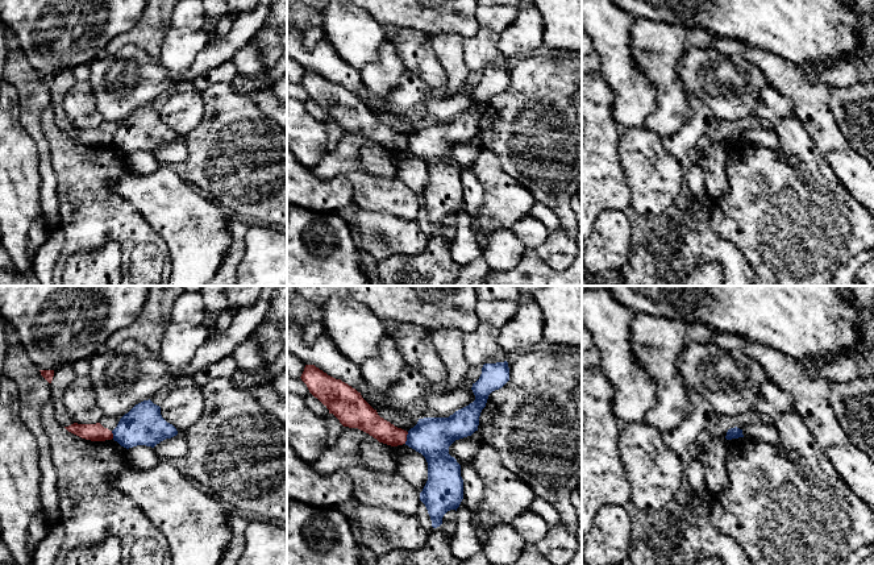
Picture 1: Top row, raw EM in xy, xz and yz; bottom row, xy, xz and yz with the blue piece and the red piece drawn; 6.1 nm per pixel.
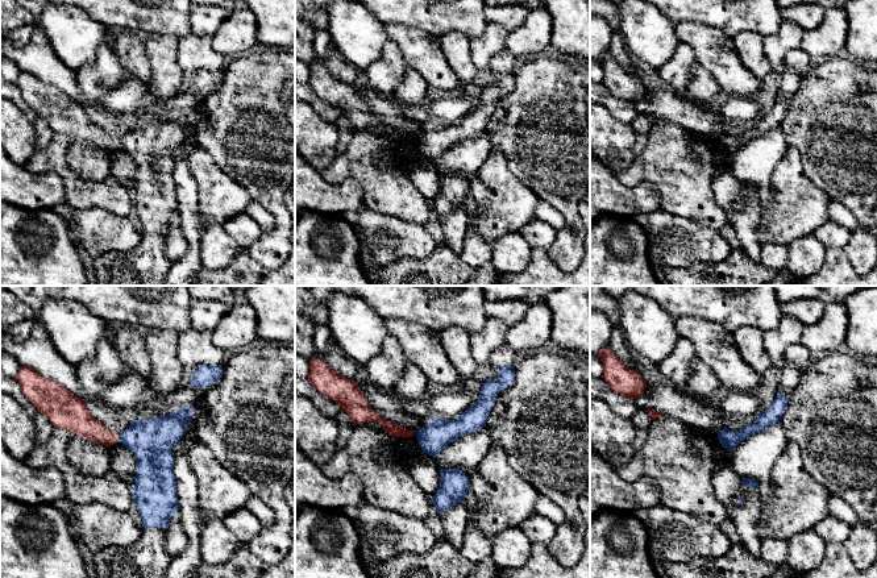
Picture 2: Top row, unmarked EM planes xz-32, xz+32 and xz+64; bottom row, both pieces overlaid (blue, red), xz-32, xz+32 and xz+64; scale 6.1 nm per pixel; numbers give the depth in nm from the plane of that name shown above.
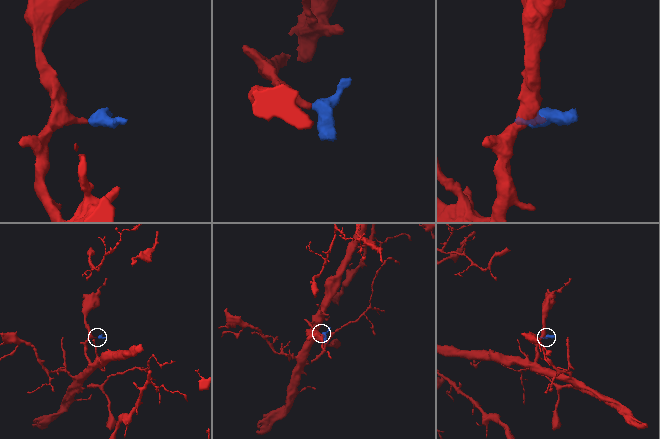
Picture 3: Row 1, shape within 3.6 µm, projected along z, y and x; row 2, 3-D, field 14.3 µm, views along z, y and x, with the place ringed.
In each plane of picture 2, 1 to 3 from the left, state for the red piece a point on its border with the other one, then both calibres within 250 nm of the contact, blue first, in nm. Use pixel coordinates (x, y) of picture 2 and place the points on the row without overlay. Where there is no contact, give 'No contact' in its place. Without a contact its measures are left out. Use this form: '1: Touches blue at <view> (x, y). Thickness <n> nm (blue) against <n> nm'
1: No contact
2: No contact
3: No contact

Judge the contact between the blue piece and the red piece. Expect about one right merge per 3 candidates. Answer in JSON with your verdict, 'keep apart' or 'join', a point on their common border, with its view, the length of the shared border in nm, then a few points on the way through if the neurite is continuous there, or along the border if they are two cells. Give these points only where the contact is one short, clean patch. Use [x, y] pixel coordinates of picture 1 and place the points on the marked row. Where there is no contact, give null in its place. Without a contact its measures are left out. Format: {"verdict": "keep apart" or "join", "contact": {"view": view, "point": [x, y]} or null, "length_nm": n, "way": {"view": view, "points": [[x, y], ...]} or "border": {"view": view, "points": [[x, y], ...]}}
{"verdict": "keep apart", "contact": {"view": "xz", "point": [407, 437]}, "length_nm": 80, "border": {"view": "xz", "points": [[408, 432], [404, 443]]}}

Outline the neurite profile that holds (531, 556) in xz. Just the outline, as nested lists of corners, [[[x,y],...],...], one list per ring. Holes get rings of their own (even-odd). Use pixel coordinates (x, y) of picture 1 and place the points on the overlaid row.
[[[529,544],[524,548],[519,560],[512,565],[553,565],[546,557],[544,557],[538,549]]]

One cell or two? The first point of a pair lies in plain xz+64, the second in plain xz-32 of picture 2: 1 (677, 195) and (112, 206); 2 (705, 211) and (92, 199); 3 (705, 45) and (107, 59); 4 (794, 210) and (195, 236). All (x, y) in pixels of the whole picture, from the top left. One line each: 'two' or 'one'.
1: one
2: one
3: two
4: two

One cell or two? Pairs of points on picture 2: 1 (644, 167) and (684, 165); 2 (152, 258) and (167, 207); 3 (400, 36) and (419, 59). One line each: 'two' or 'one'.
1: one
2: one
3: one

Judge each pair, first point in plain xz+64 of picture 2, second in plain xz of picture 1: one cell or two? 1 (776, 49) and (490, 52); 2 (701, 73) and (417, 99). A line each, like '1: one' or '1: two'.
1: one
2: one

